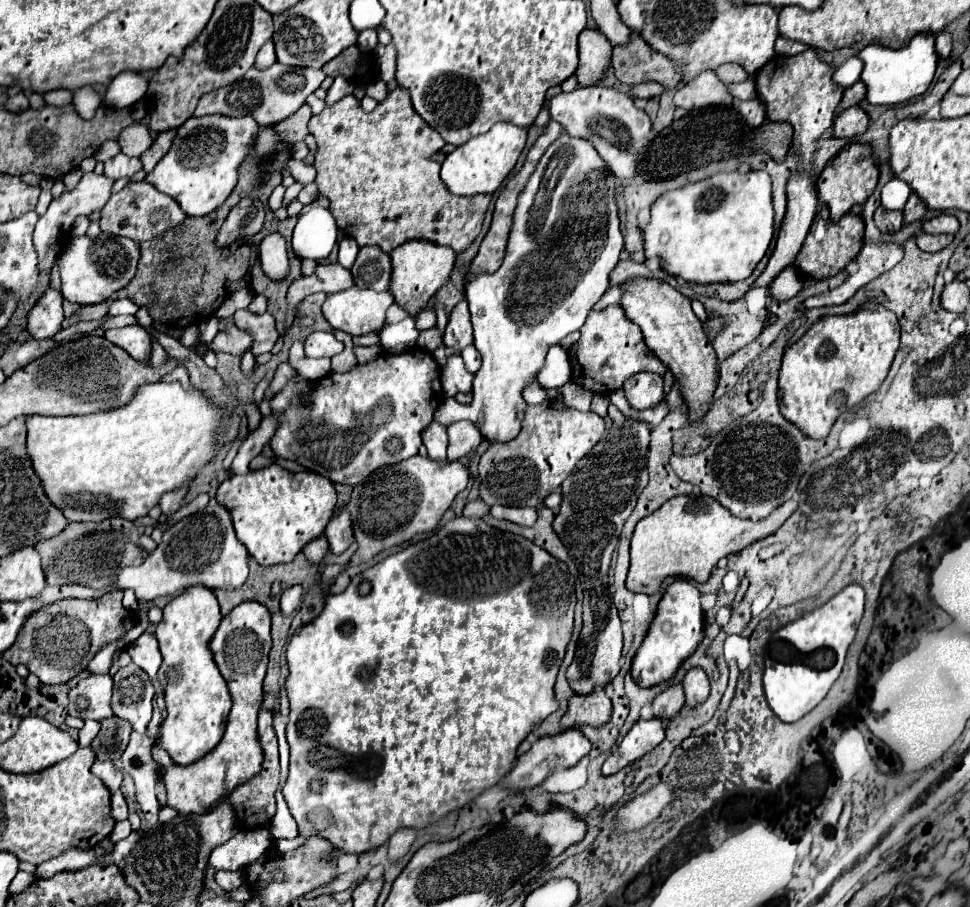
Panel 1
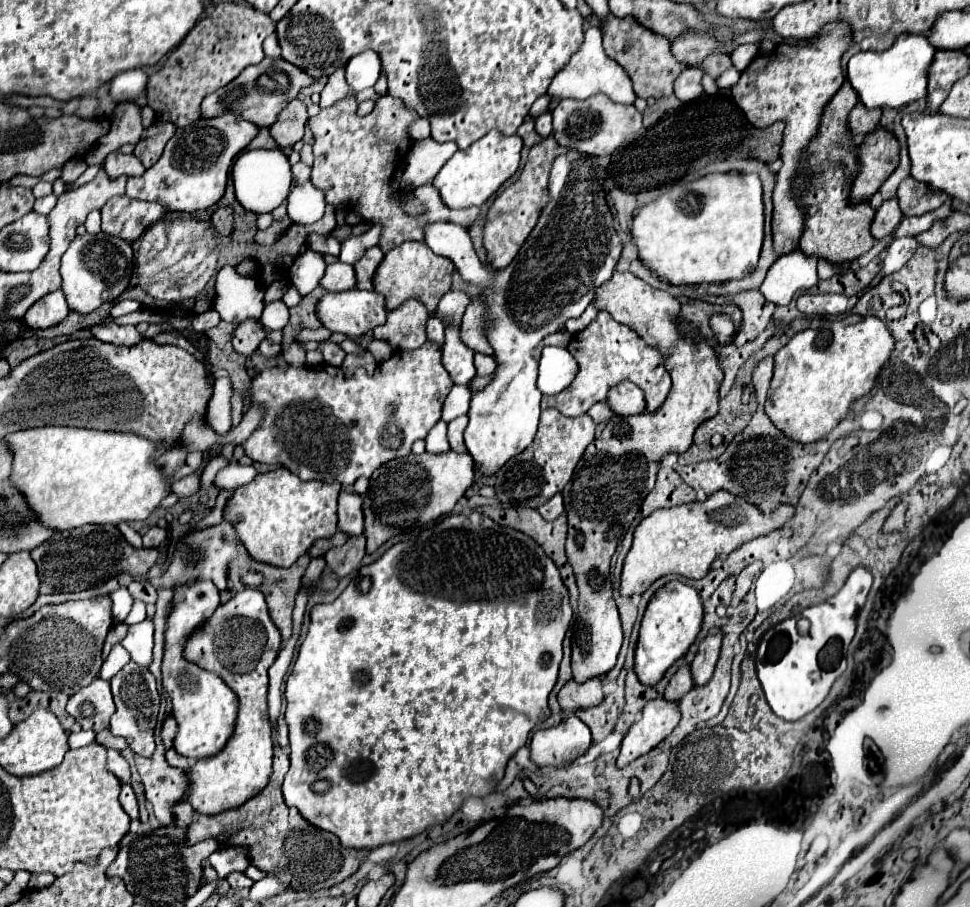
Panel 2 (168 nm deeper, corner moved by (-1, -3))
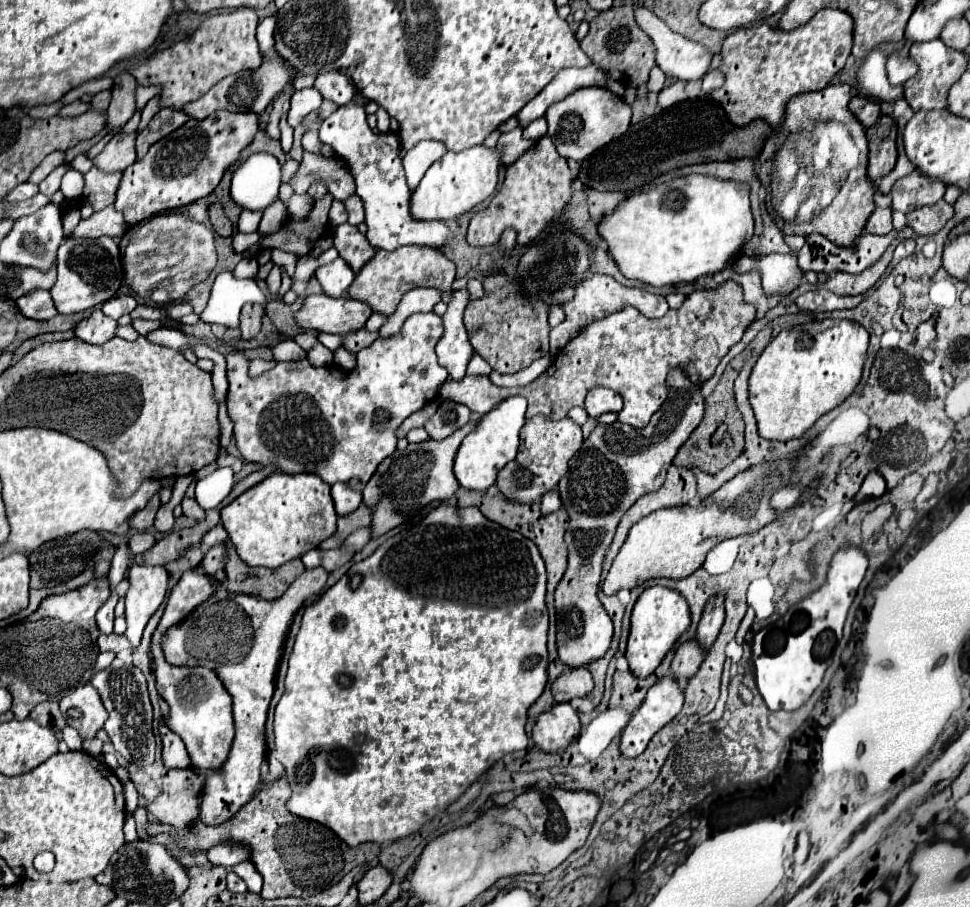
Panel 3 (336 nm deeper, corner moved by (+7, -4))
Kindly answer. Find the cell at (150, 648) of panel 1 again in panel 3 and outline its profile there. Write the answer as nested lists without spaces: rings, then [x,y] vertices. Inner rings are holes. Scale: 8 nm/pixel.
[[[130,566],[128,572],[130,588],[126,592],[126,638],[132,650],[142,638],[142,630],[150,616],[160,608],[168,590],[168,572],[162,566]]]

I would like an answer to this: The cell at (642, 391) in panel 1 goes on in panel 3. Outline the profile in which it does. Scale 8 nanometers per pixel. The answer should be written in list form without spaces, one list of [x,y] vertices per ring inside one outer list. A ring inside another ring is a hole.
[[[592,388],[584,400],[584,410],[590,418],[598,418],[606,412],[620,412],[622,410],[622,396],[610,388]]]

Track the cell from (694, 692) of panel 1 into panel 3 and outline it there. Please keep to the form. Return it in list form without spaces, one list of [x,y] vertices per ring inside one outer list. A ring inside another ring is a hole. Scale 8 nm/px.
[[[718,594],[718,596],[712,596],[704,606],[704,614],[698,624],[696,640],[708,650],[710,644],[714,644],[722,624],[724,624],[724,596]]]

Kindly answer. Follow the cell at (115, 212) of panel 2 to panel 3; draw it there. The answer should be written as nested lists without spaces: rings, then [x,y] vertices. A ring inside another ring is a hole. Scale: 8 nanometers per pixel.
[[[108,206],[100,212],[94,212],[90,218],[80,220],[80,224],[72,230],[70,238],[120,238],[126,232],[126,224],[122,220],[122,212],[114,210],[114,206]]]

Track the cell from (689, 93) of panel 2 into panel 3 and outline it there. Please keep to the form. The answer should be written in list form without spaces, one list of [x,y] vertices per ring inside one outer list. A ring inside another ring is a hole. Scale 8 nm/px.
[[[654,66],[654,68],[650,70],[650,78],[648,78],[648,82],[646,82],[648,92],[660,92],[666,84],[668,84],[668,80],[666,80],[664,72],[660,70],[660,66]]]

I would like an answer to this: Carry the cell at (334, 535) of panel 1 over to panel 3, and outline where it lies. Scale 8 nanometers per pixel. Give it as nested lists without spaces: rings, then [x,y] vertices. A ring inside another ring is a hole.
[[[336,482],[332,486],[332,498],[336,504],[336,512],[340,516],[354,512],[362,504],[362,494],[352,490],[348,484],[342,484],[342,482]]]

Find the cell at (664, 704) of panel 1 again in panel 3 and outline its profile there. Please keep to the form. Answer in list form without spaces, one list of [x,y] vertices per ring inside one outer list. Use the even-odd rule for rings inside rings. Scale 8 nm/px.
[[[694,638],[684,642],[684,644],[680,644],[678,650],[676,650],[676,656],[672,660],[668,676],[674,676],[676,680],[692,678],[694,672],[700,668],[704,656],[706,656],[706,652],[702,650],[702,646]]]

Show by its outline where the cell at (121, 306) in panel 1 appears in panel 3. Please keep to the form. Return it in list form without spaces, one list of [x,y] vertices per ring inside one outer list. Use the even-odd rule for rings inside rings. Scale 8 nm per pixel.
[[[116,296],[116,298],[110,298],[108,302],[104,302],[102,312],[104,312],[106,316],[118,320],[120,316],[130,314],[136,306],[138,306],[136,298],[132,298],[132,296]]]

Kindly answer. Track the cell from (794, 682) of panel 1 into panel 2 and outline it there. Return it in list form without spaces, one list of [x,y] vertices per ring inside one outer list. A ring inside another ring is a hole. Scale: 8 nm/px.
[[[858,567],[834,597],[802,611],[800,617],[810,621],[806,635],[798,635],[796,631],[798,617],[790,617],[764,633],[756,653],[756,671],[766,701],[780,719],[798,721],[814,711],[826,699],[834,681],[844,673],[846,651],[856,633],[856,613],[866,603],[870,585],[872,575]]]

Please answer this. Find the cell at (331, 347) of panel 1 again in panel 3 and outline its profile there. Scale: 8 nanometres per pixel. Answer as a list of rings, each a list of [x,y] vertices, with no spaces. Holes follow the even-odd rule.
[[[318,334],[318,340],[320,340],[328,350],[332,350],[332,352],[342,346],[342,336],[338,336],[338,334]]]

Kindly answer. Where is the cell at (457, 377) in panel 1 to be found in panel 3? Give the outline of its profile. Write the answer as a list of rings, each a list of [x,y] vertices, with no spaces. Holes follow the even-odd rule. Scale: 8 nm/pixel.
[[[468,288],[454,290],[448,302],[448,310],[442,316],[446,332],[444,332],[444,338],[436,346],[438,362],[448,370],[452,380],[464,378],[466,364],[474,352],[468,342],[468,334],[462,322],[466,304],[468,304]]]

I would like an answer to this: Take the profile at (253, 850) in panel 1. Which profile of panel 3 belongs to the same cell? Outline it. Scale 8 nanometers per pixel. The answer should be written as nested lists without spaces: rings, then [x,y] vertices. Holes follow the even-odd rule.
[[[222,842],[218,846],[212,846],[208,850],[208,860],[214,866],[234,866],[238,862],[244,862],[250,858],[250,850],[244,844],[236,844],[236,842]]]

